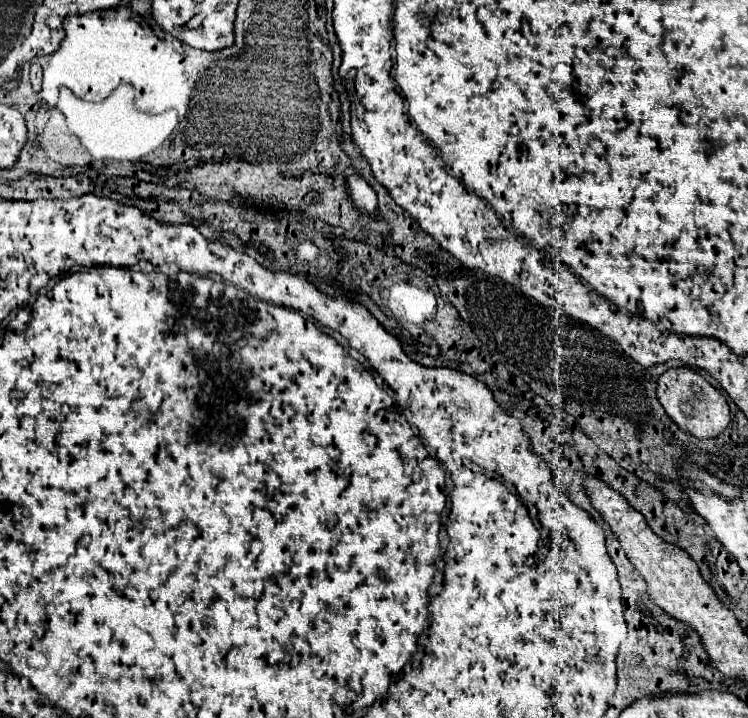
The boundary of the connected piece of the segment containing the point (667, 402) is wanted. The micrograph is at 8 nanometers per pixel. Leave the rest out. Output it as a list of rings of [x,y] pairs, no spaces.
[[[686,366],[670,368],[658,378],[658,400],[664,406],[666,414],[678,424],[678,428],[690,432],[696,438],[714,438],[730,422],[730,408],[720,390],[716,390],[698,372]]]

